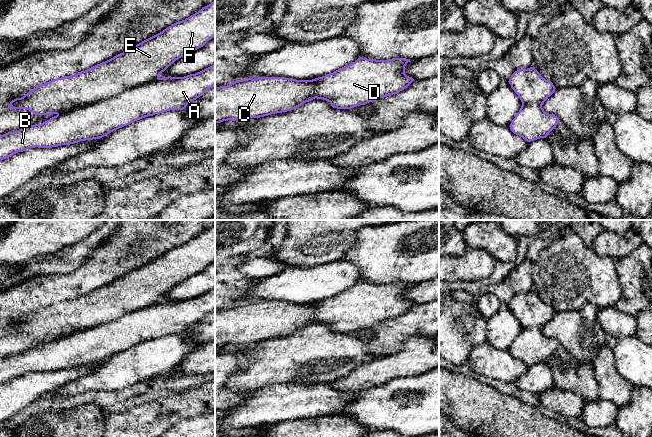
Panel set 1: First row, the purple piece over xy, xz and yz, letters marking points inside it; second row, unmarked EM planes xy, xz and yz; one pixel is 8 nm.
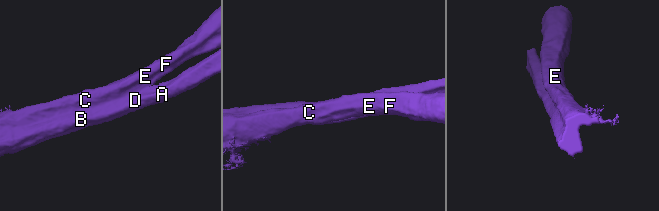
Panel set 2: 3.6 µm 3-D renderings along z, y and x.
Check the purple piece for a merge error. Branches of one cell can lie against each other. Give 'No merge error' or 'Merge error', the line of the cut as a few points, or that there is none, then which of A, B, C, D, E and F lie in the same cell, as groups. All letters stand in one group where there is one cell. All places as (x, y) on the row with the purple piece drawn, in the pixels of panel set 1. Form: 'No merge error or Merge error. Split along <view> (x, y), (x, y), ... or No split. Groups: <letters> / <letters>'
Merge error. Split along xy (158, 77), (130, 87), (110, 97), (80, 105), (57, 114). Groups: A B D / C E F

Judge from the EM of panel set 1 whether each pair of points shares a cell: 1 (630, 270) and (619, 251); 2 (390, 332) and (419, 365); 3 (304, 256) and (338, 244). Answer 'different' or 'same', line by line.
1: different
2: different
3: same

